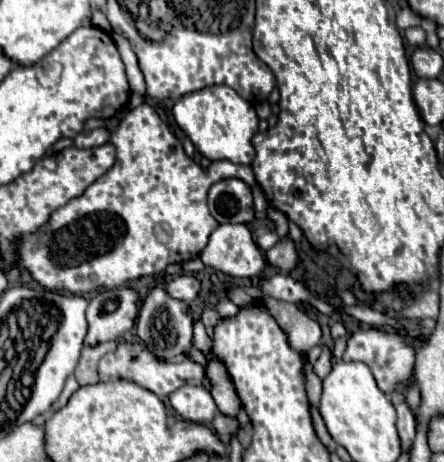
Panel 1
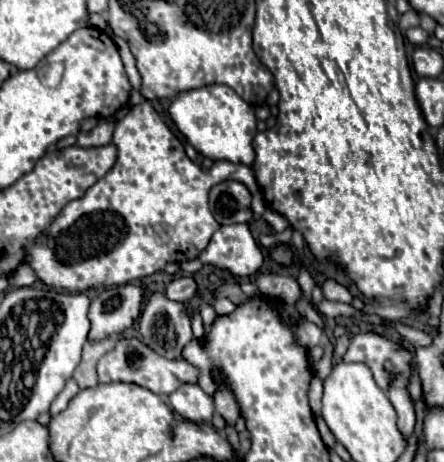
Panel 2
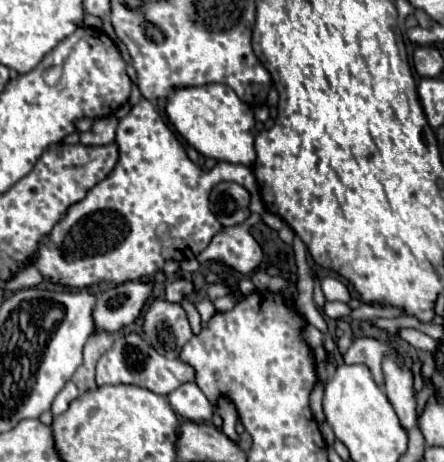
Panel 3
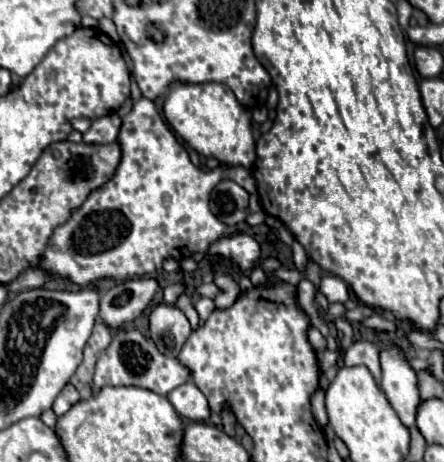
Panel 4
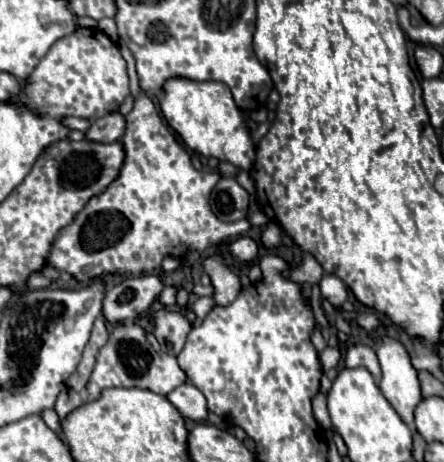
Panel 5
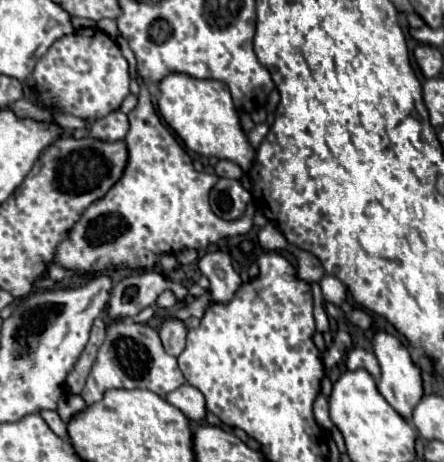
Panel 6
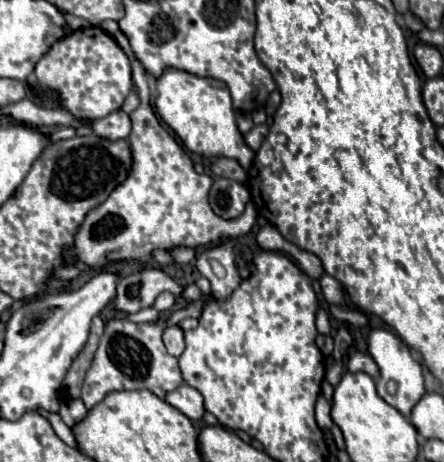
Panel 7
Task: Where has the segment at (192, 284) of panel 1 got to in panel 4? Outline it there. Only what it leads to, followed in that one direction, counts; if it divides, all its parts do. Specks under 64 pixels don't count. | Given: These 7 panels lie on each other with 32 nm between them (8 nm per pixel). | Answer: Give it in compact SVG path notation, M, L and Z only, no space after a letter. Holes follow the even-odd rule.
M170 284L170 286L166 286L164 288L164 302L166 304L176 304L176 300L178 300L178 296L182 294L182 292L186 292L188 288L184 286L184 284Z

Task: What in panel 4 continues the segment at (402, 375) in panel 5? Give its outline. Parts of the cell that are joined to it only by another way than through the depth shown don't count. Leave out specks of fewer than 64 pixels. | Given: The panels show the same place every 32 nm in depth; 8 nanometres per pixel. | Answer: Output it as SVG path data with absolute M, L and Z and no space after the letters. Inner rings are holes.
M384 348L380 354L382 362L382 390L396 410L398 418L404 426L416 424L416 410L420 404L418 398L418 380L416 372L410 368L406 358L402 356L400 348Z

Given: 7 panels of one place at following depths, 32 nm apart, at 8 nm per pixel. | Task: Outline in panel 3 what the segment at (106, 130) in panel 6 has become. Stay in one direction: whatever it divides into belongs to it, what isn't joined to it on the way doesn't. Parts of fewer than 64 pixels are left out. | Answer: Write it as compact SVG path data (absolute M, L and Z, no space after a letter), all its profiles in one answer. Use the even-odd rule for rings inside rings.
M108 116L108 118L96 120L92 130L80 132L80 144L84 144L84 146L112 144L114 142L114 134L116 134L116 124L118 124L116 116Z

